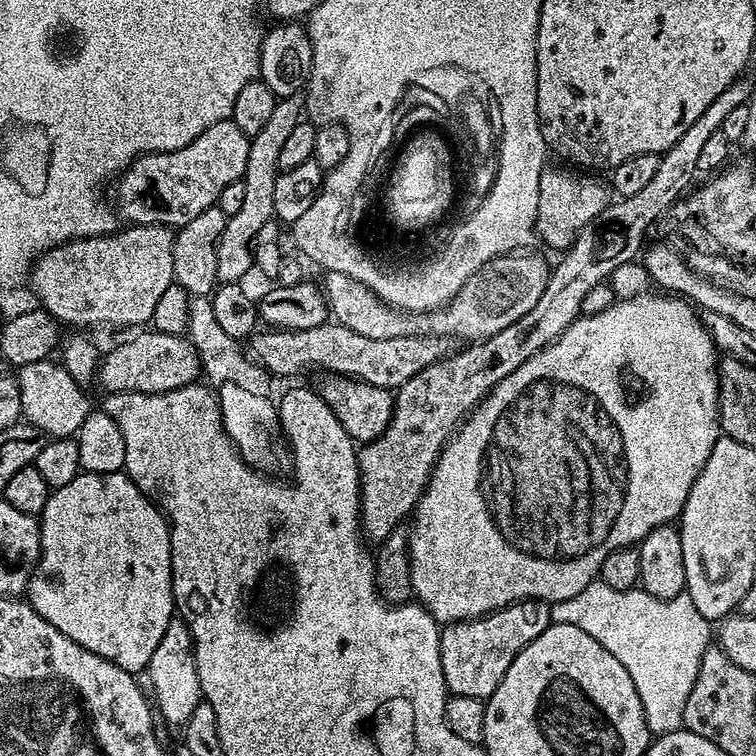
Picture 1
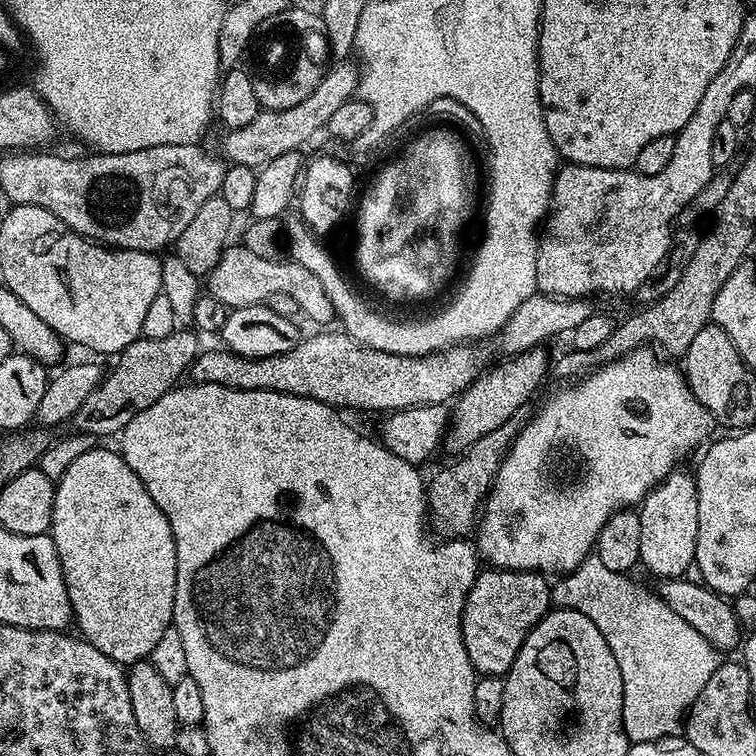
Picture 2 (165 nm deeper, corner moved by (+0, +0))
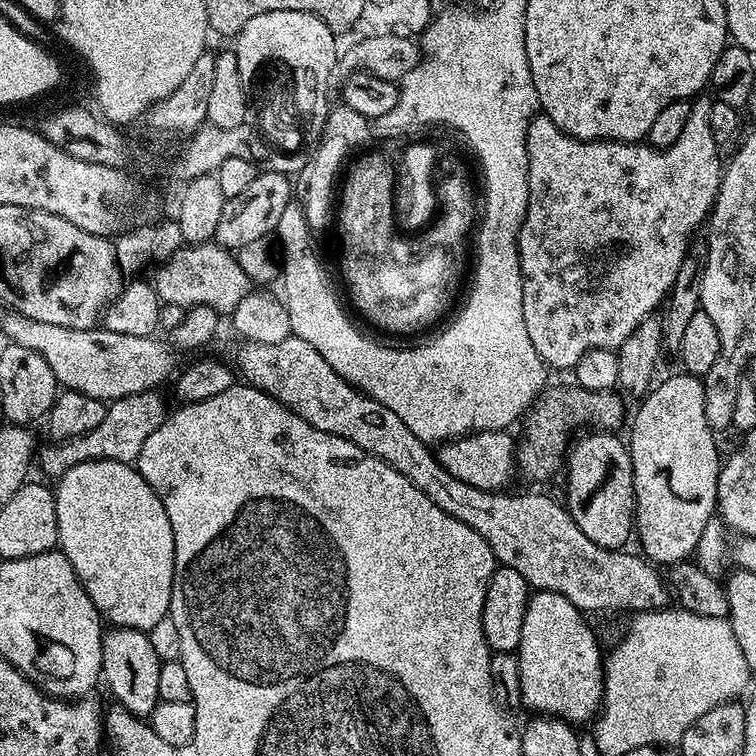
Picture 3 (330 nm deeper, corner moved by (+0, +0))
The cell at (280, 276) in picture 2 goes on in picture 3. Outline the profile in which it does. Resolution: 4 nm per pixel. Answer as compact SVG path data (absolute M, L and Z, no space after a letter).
M215 242L185 244L169 260L159 265L154 287L161 301L184 309L194 306L210 306L215 312L231 314L253 291L254 285L246 276L246 270L238 266L235 255Z

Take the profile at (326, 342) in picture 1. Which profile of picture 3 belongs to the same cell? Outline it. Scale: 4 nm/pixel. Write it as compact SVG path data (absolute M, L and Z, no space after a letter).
M151 388L111 401L106 418L102 418L102 423L94 426L94 430L78 438L49 443L49 448L41 447L38 452L39 467L41 464L52 478L59 478L66 470L87 460L113 460L132 464L138 454L142 454L142 442L146 442L146 438L150 438L150 434L154 434L154 430L162 426L165 416L169 415L168 400L162 393Z

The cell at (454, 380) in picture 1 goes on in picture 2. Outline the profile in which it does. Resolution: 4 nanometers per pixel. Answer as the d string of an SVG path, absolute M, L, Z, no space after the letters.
M537 346L501 359L501 364L493 372L488 370L477 376L470 387L455 397L456 409L451 409L450 427L446 432L446 445L452 454L464 452L478 442L478 438L486 438L490 430L498 430L498 426L509 423L512 415L535 394L544 375L550 372L550 360L548 364L548 356L543 350L543 347Z

